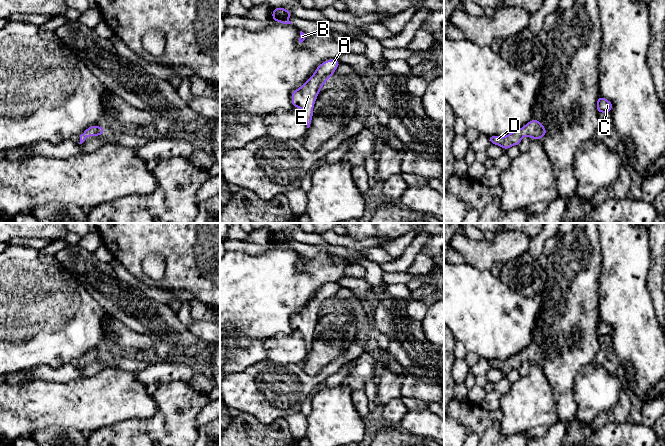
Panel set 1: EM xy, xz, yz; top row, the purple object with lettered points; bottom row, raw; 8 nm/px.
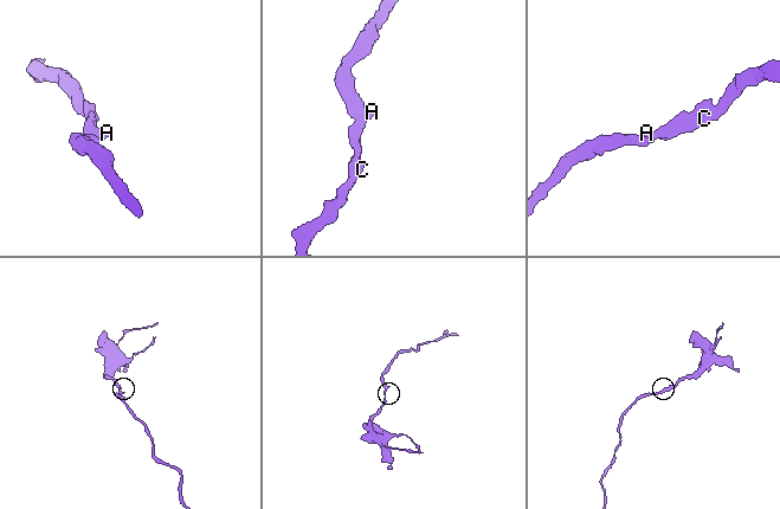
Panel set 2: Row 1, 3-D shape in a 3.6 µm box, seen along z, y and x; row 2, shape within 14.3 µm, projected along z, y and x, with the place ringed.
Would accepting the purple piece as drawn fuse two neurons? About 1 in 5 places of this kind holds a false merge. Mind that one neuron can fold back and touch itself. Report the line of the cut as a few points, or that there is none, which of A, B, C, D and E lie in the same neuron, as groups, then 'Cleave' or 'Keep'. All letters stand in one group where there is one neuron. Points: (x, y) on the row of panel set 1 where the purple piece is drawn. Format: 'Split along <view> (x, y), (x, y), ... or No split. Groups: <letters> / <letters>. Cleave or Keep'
No split. Groups: A B C D E. Keep

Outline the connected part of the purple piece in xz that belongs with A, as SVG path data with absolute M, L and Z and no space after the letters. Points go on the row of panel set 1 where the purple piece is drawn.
M328 59L322 62L314 71L313 75L298 89L291 93L291 106L298 107L310 127L313 118L313 108L321 88L334 74L341 63L337 59Z

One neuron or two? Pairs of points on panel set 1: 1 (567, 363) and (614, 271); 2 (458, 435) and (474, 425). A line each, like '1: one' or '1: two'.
1: two
2: two

